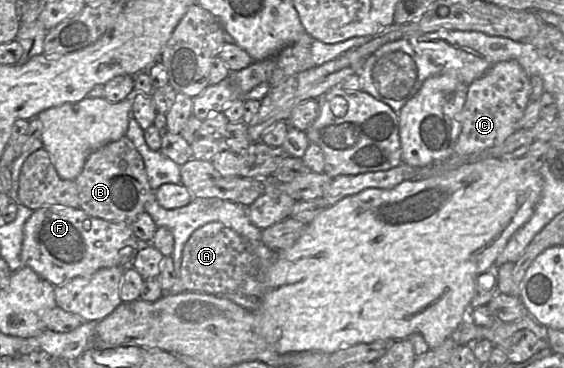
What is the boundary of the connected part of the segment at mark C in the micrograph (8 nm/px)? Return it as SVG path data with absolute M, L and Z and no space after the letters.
M514 60L502 61L467 87L461 112L461 130L453 146L453 156L469 156L503 143L517 131L517 124L530 103L530 78Z

